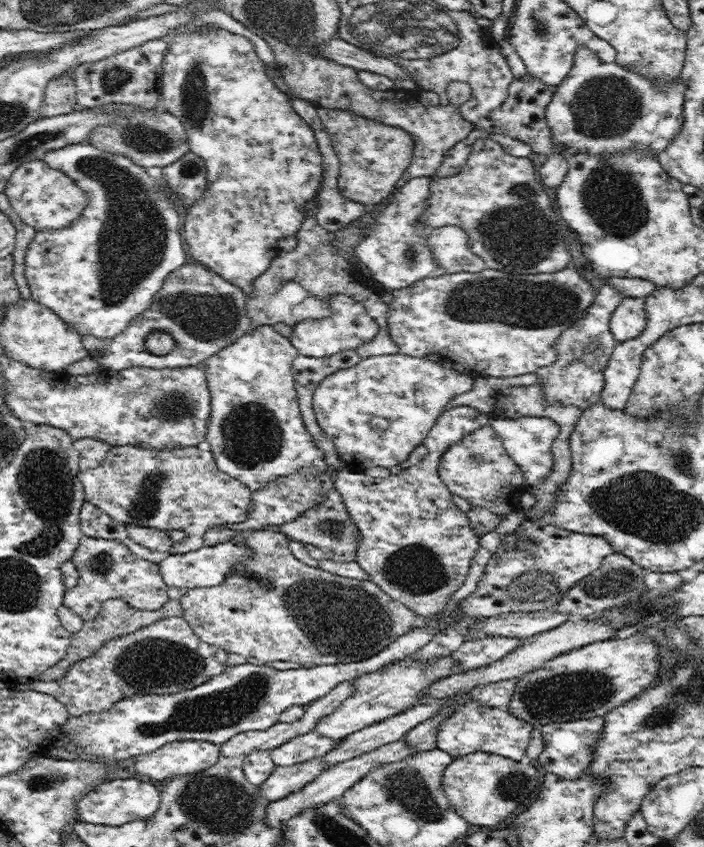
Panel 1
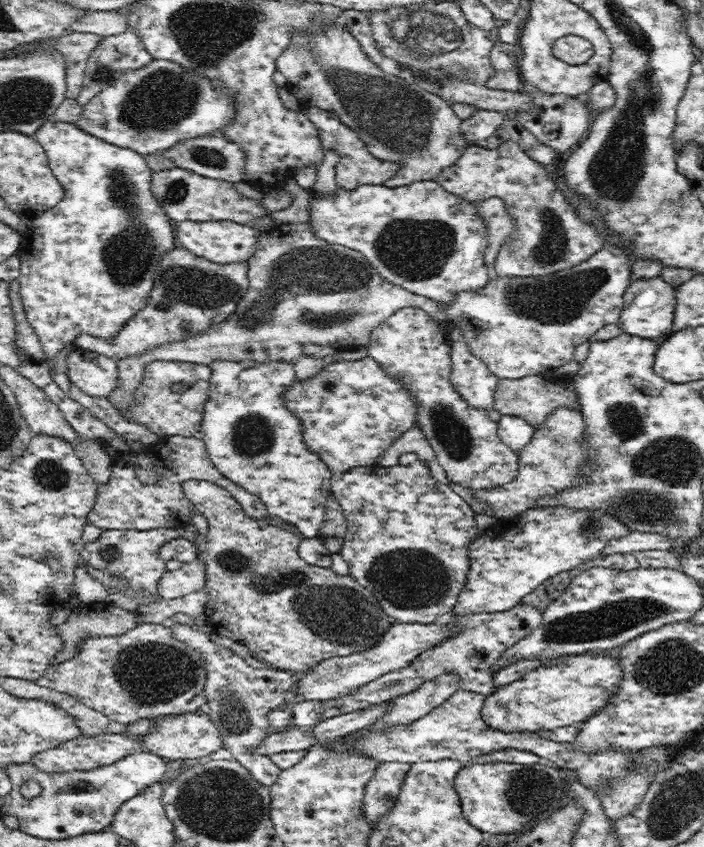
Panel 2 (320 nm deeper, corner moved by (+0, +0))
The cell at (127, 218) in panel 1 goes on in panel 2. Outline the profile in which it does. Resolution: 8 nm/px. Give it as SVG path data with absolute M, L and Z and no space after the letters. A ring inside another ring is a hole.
M54 119L45 122L35 132L34 137L43 146L45 153L47 154L49 167L52 169L54 176L59 180L59 183L63 186L64 196L54 208L51 208L50 210L43 212L40 216L32 219L32 228L23 235L23 241L17 252L21 260L20 275L17 281L20 283L20 300L22 300L21 304L26 312L28 323L35 331L34 333L36 333L36 337L38 337L41 348L45 353L45 361L50 367L50 376L54 379L54 382L60 386L60 389L62 389L62 392L64 392L66 396L70 396L70 398L82 404L82 406L90 409L93 416L102 420L114 433L120 435L123 439L127 438L130 444L140 441L143 443L144 448L157 446L156 442L158 442L160 438L156 434L153 434L148 428L127 420L110 402L109 397L98 398L96 396L90 396L89 394L82 392L77 386L74 386L70 379L68 379L68 375L62 375L53 369L54 356L56 356L66 344L74 343L75 338L80 333L86 333L96 338L114 339L118 336L120 330L123 330L124 326L126 326L128 320L134 318L134 316L136 316L140 310L144 309L144 306L148 303L152 288L154 287L155 272L159 267L159 262L166 253L174 248L174 230L170 227L171 218L168 218L166 211L160 206L160 203L154 198L151 191L151 176L153 170L148 166L145 155L138 154L131 148L114 146L101 138L88 134L86 131L80 129L78 125L74 125L74 123L71 122L56 121Z

